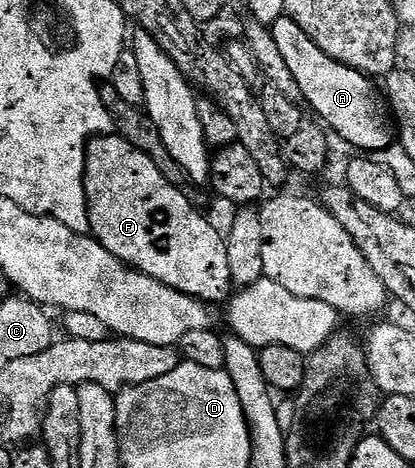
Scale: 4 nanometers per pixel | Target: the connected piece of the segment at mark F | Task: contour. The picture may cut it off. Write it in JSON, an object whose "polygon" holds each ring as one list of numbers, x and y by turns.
{"polygon":[[98,135,85,146,85,198,89,208,89,233,111,255,124,261,151,279,199,301,228,302,231,296,231,267,227,264,225,237,201,214,202,210,185,197,184,188,171,184,129,141,120,135]]}

